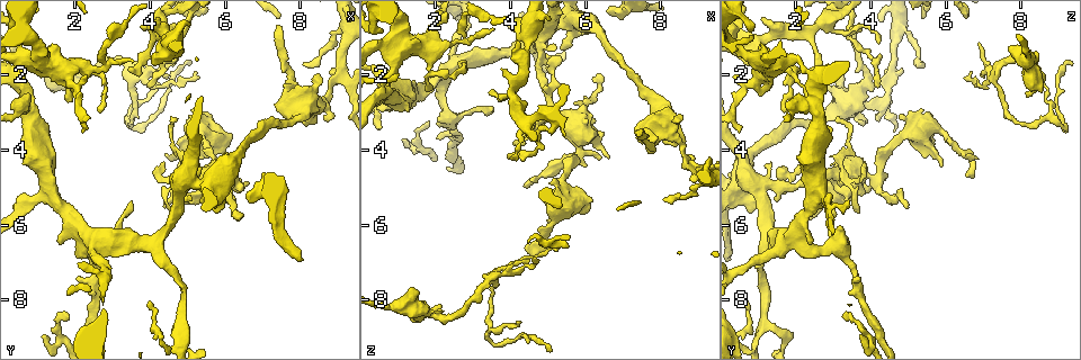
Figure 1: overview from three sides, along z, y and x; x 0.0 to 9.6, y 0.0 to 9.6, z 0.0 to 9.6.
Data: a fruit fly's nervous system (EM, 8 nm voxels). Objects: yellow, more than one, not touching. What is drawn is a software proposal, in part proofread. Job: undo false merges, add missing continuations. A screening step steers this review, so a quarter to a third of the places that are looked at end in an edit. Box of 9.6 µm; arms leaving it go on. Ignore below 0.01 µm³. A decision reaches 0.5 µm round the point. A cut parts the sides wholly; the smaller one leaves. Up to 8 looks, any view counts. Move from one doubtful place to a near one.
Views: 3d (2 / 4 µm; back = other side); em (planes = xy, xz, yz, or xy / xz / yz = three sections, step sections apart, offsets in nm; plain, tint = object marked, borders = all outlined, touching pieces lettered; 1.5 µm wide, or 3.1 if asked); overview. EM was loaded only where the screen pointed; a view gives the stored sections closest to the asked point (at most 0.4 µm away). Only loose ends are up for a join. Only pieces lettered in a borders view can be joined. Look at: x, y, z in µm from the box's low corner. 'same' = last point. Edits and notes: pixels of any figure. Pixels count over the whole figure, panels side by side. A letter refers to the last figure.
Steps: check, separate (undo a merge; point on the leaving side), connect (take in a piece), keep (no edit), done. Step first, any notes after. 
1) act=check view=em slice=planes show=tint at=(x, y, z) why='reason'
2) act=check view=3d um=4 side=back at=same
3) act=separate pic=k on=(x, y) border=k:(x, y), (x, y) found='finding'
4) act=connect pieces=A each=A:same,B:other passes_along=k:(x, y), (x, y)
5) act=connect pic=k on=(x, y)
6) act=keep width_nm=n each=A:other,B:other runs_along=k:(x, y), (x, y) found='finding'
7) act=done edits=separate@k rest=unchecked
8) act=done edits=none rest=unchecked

act=check view=em slice=xz step=8 show=borders at=(5.00, 3.15, 4.95) why='an open end'

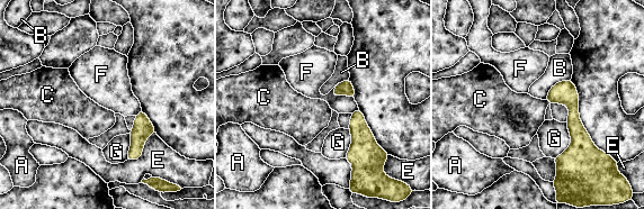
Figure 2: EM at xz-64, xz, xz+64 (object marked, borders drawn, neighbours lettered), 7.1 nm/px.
act=check view=em slice=planes show=borders at=same why='cut it another way'

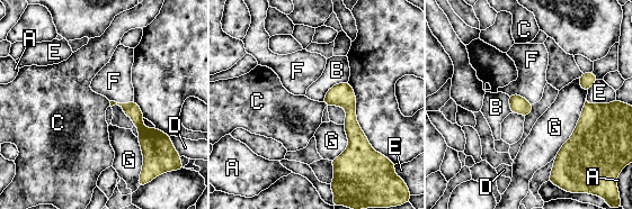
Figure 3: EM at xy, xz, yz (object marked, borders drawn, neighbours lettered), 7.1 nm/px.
act=keep each=A:other,B:other,C:other,D:other,E:other,F:other,G:other border=3:(109, 101), (110, 106) found='no lettered piece goes on from it'

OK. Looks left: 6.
act=check view=3d um=2 at=(5.75, 4.80, 4.15) why='a fork'

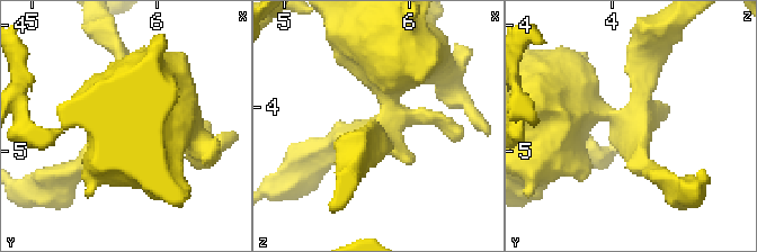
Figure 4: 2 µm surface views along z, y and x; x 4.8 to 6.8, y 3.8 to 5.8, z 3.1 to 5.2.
act=check view=em slice=planes show=tint at=(5.80, 4.72, 4.14) arms=3 arm_widths_nm=160,200,650 why='shape alone is not enough'

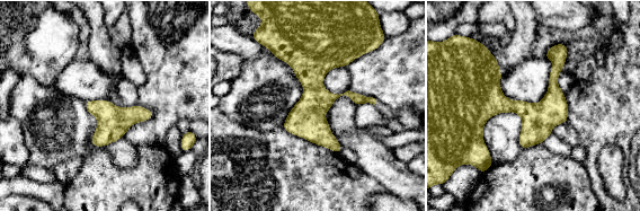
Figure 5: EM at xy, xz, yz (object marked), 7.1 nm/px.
act=check view=em slice=planes show=borders at=same why='see the neighbours'

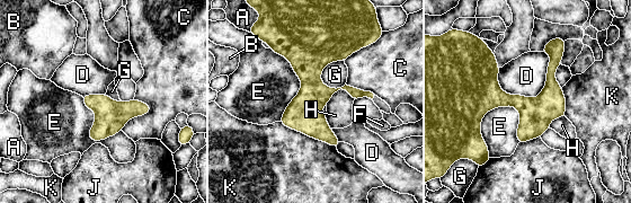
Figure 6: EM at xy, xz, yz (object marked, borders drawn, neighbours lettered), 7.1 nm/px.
act=keep width_nm=160 each=A:other,B:other,C:other,D:other,E:other,F:other,G:other,H:other,J:other,K:other border=6:(548, 53), (536, 96), (499, 87) found='continuous, no second cell'

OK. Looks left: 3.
act=check view=3d um=2 at=(4.35, 5.50, 5.00) why='tapers out'

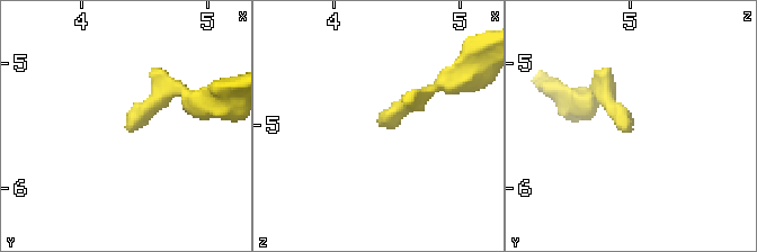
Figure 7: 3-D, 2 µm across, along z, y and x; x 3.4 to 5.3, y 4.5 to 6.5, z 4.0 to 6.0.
act=check view=em slice=xz step=4 show=borders at=(4.38, 5.50, 5.02)

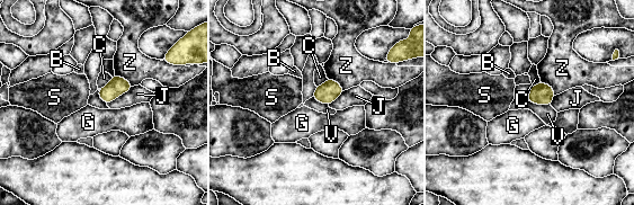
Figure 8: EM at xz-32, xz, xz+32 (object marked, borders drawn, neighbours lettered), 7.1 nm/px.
act=keep each=B:other,C:other,G:other,J:other,S:other,V:other,Z:other border=8:(528, 100), (535, 104), (550, 105) found='none of them fits'

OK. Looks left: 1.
act=done edits=none rest=unchecked

